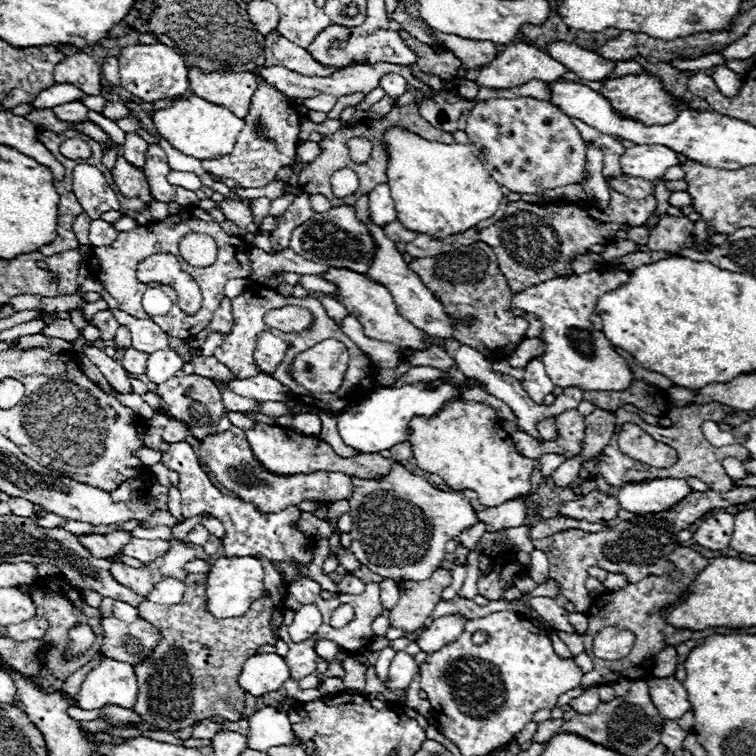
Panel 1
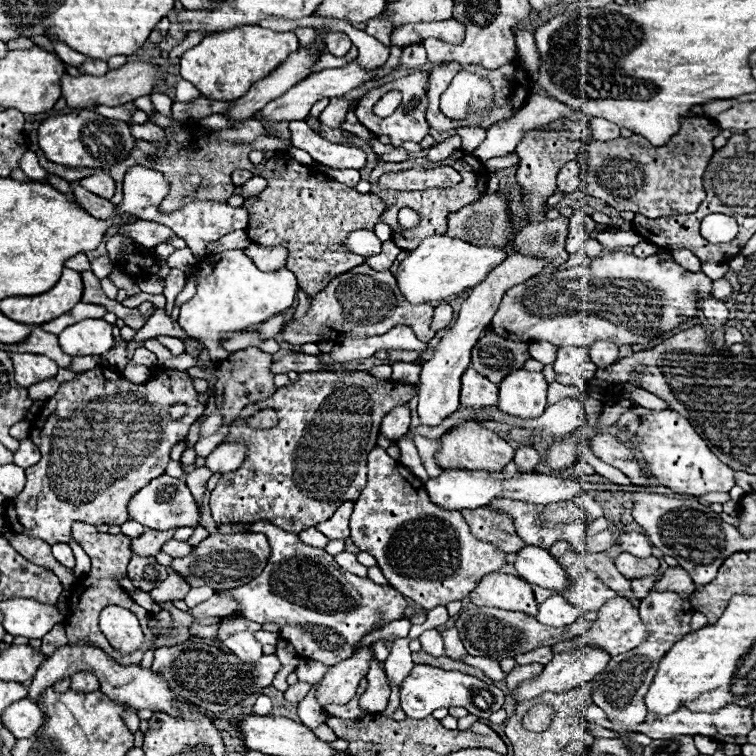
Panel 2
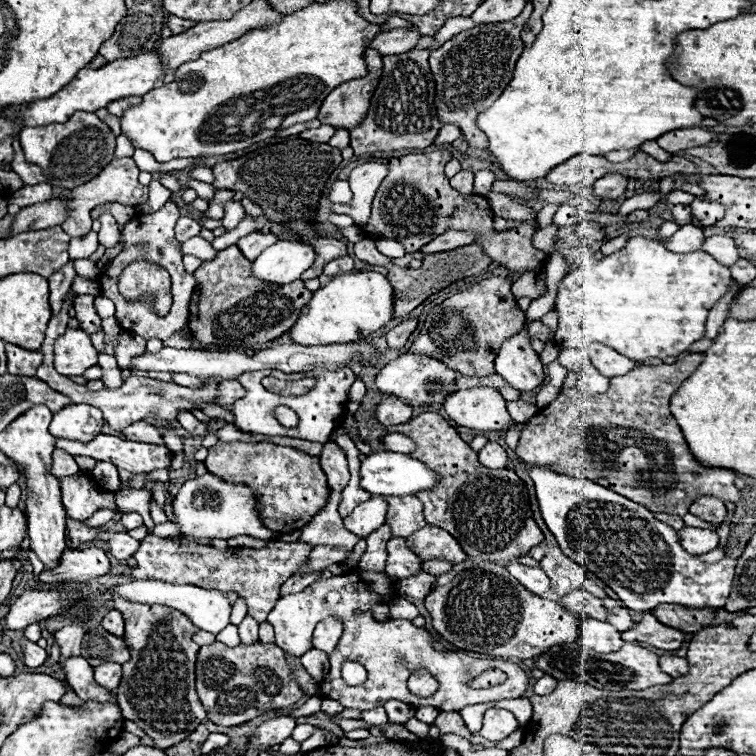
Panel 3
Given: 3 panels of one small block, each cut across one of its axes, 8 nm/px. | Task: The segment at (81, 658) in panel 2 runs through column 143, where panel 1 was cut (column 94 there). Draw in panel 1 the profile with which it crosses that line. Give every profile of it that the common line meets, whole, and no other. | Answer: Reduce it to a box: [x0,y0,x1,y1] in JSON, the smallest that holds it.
[74,658,138,710]

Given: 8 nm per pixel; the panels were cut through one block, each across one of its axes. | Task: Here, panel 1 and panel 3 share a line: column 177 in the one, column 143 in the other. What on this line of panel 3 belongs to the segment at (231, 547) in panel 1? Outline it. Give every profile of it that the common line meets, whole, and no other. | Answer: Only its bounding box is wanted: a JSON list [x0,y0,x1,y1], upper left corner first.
[56,434,170,482]

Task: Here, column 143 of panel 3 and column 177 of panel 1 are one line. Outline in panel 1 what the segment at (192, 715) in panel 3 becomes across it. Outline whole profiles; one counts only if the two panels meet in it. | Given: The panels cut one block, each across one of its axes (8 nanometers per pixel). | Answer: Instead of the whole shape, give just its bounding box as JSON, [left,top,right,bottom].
[134,574,276,730]

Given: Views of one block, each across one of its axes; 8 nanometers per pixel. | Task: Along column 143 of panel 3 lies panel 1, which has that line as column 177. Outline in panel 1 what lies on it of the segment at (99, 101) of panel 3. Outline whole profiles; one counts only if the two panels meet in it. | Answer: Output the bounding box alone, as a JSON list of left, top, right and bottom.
[118,42,190,102]

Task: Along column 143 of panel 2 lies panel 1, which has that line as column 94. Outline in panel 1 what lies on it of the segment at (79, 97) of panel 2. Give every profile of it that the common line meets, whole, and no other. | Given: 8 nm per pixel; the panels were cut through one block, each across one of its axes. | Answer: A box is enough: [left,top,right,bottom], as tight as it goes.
[54,52,102,96]

